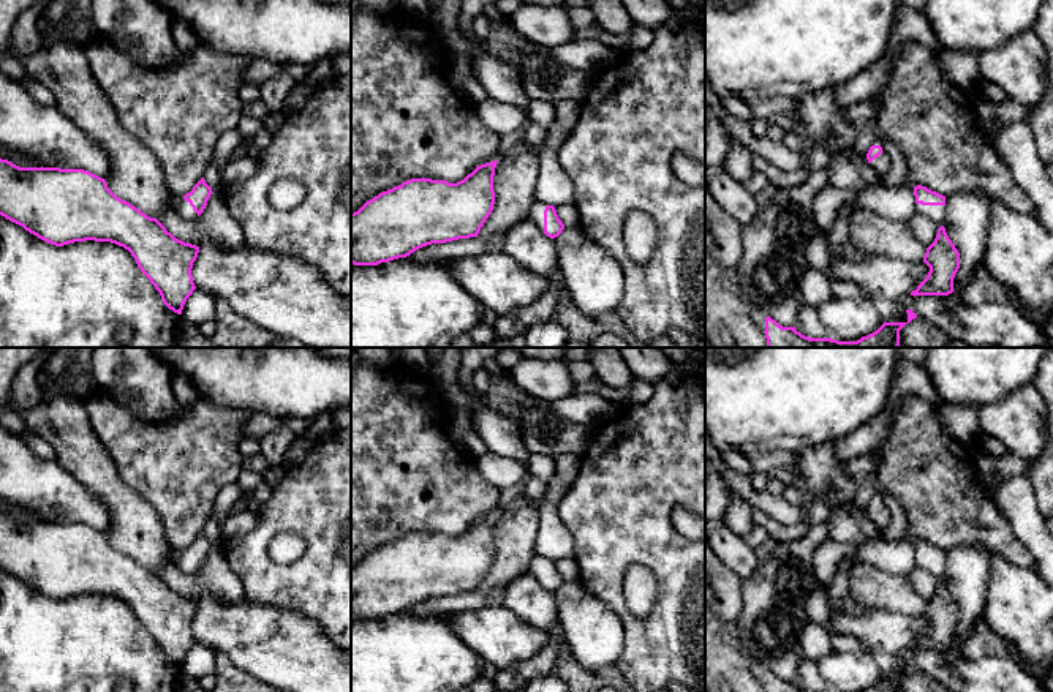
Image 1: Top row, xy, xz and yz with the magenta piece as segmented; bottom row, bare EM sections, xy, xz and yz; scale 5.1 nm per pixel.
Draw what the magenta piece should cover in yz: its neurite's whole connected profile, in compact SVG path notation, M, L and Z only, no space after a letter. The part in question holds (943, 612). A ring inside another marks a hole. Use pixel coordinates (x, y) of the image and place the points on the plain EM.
M922 539L914 540L914 550L915 566L931 572L939 583L923 610L930 626L911 649L949 649L953 646L953 632L960 622L960 607L944 581L945 550Z

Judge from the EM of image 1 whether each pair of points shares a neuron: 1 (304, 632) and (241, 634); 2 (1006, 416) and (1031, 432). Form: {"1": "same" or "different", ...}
{"1": "same", "2": "same"}

